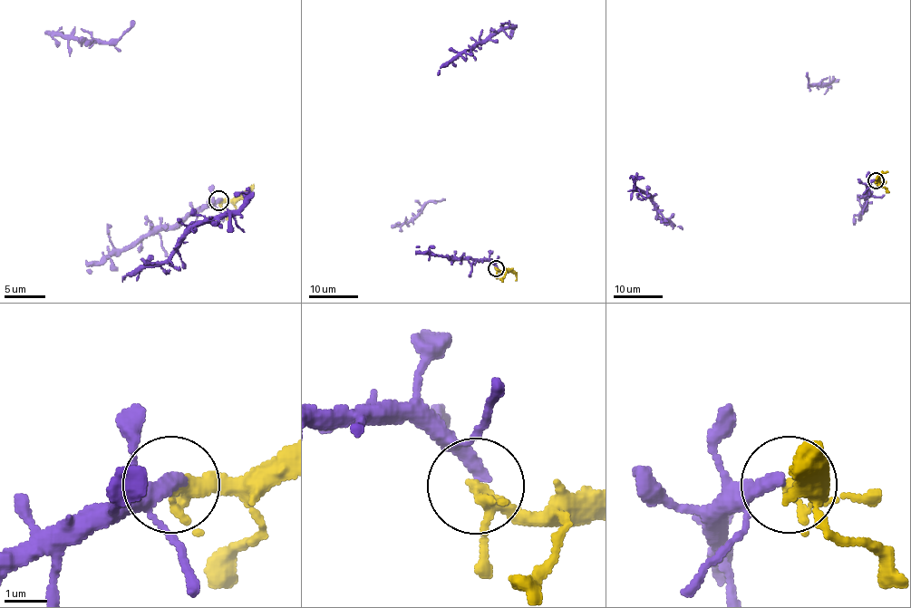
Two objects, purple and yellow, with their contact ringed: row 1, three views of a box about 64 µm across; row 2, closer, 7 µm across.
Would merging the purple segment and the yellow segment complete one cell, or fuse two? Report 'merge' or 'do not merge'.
merge

